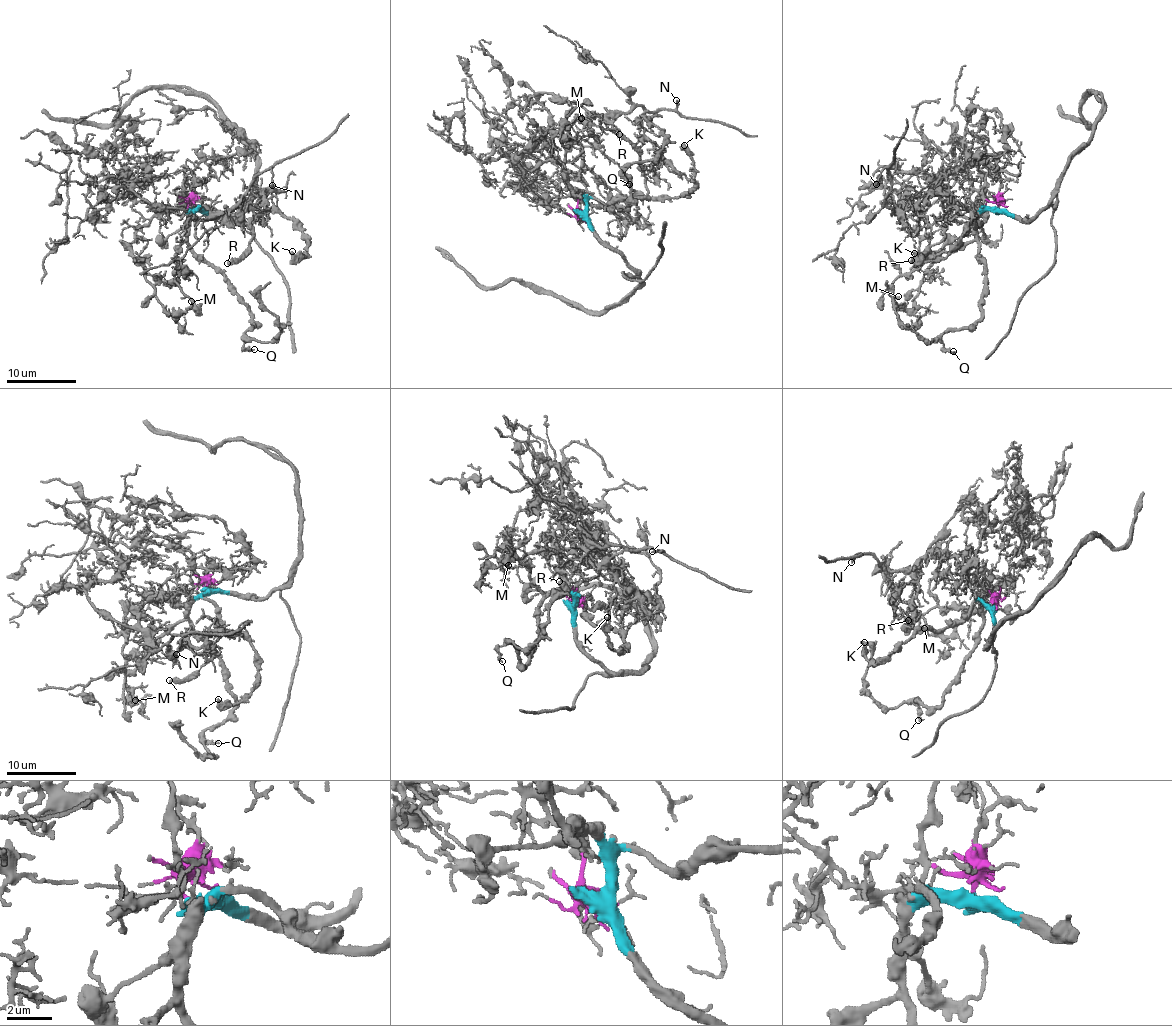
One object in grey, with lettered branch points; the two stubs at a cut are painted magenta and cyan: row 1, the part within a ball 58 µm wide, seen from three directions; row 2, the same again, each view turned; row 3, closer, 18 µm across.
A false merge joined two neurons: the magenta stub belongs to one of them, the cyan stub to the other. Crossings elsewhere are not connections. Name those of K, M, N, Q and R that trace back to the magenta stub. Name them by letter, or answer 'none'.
M, N

